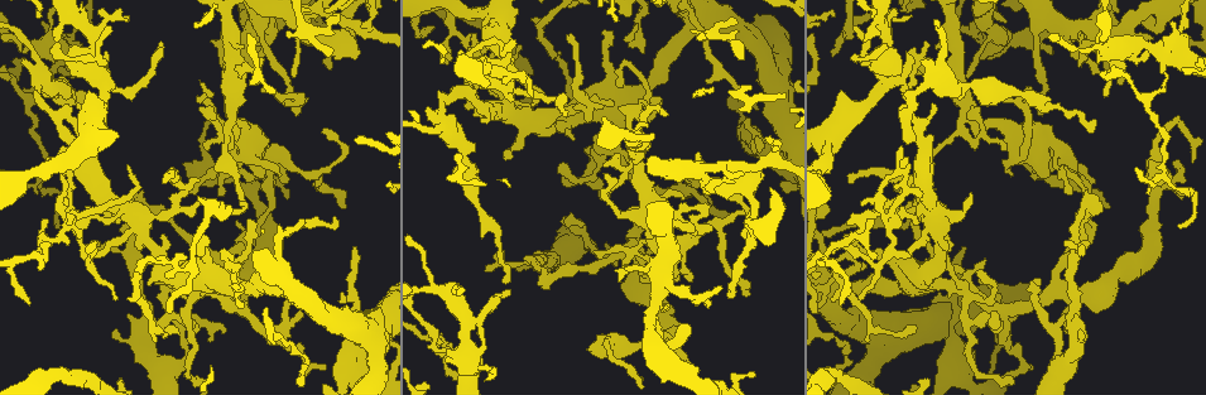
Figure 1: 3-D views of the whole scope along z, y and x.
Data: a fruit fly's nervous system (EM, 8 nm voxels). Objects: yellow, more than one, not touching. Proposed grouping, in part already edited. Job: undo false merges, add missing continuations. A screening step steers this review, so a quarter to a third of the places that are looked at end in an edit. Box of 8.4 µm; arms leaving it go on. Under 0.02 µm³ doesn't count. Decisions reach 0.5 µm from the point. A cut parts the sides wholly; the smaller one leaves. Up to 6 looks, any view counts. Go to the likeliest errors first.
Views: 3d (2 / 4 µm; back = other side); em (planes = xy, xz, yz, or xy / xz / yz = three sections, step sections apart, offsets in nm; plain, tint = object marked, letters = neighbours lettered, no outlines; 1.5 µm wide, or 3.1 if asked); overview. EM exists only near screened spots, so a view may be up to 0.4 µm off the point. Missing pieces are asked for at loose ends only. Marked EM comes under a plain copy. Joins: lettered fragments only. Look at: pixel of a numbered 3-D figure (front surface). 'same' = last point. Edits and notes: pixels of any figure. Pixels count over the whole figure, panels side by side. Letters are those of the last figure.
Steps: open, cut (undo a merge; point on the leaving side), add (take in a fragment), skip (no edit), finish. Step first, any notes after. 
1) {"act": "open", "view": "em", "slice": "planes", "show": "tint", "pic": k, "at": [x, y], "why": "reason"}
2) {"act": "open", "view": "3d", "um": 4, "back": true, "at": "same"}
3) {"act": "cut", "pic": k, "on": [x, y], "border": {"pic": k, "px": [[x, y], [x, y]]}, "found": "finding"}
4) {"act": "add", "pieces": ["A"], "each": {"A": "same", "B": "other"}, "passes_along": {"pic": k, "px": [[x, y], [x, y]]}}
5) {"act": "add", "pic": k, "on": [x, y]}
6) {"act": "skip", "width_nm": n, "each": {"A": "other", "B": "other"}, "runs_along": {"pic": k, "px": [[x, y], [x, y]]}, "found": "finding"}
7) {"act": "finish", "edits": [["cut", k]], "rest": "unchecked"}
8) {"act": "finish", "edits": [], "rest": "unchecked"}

{"act": "open", "view": "em", "slice": "yz", "step": 8, "show": "letters", "pic": 1, "at": [1104, 93], "why": "an open end"}

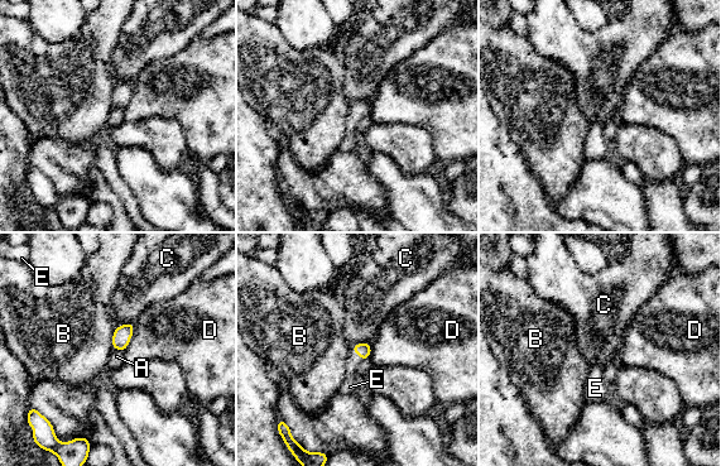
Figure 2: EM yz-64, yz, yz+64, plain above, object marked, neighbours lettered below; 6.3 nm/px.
{"act": "add", "pic": 2, "on": [350, 387], "each": {"A": "other", "B": "other", "C": "other", "D": "other", "E": "same"}, "passes_along": {"pic": 2, "px": [[364, 350], [356, 354], [350, 387]]}, "found": "the cell continues"}

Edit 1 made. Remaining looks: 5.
{"act": "open", "view": "em", "slice": "planes", "show": "tint", "pic": 1, "at": [270, 229], "why": "thick turns thin"}

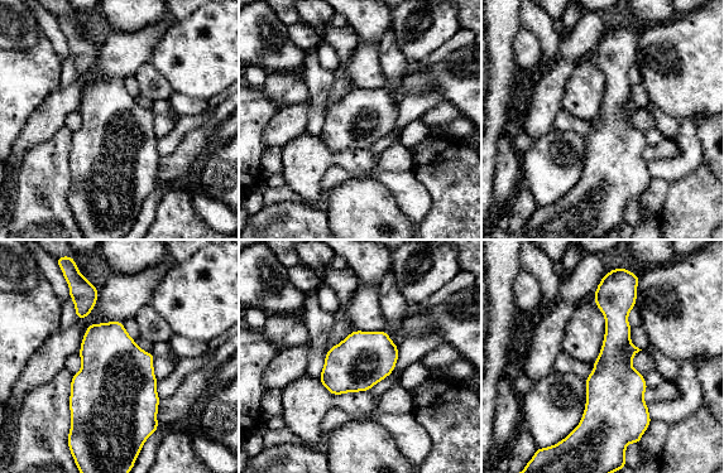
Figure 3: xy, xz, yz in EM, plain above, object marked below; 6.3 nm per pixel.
{"act": "open", "view": "em", "slice": "planes", "show": "letters", "at": "same", "why": "see the neighbours"}

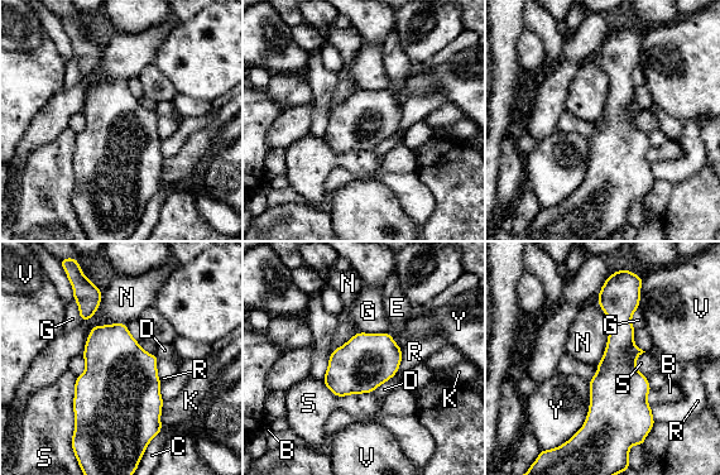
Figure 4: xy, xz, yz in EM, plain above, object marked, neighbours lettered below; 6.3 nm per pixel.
{"act": "skip", "each": {"B": "other", "C": "other", "D": "other", "E": "other", "G": "other", "K": "other", "N": "other", "R": "other", "S": "other", "V": "other", "Y": "other"}, "found": "continuous, no second cell"}

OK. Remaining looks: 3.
{"act": "open", "view": "em", "slice": "planes", "show": "letters", "pic": 1, "at": [545, 274], "why": "sharp bend"}

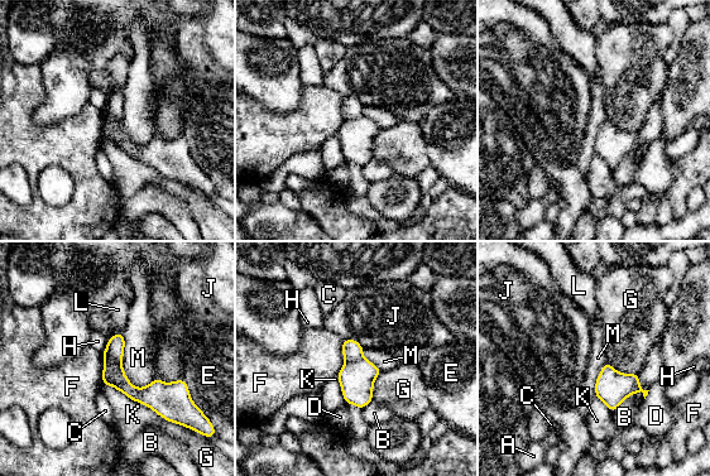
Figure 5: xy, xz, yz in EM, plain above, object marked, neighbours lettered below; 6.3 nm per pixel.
{"act": "skip", "each": {"A": "other", "B": "other", "C": "other", "D": "other", "E": "other", "F": "other", "G": "other", "H": "other", "J": "other", "K": "other", "L": "other", "M": "other"}, "border": {"pic": 5, "px": [[121, 332], [123, 371], [143, 388]]}, "found": "one cell here"}

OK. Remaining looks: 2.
{"act": "finish", "edits": [["add", 2]], "rest": "unchecked"}

